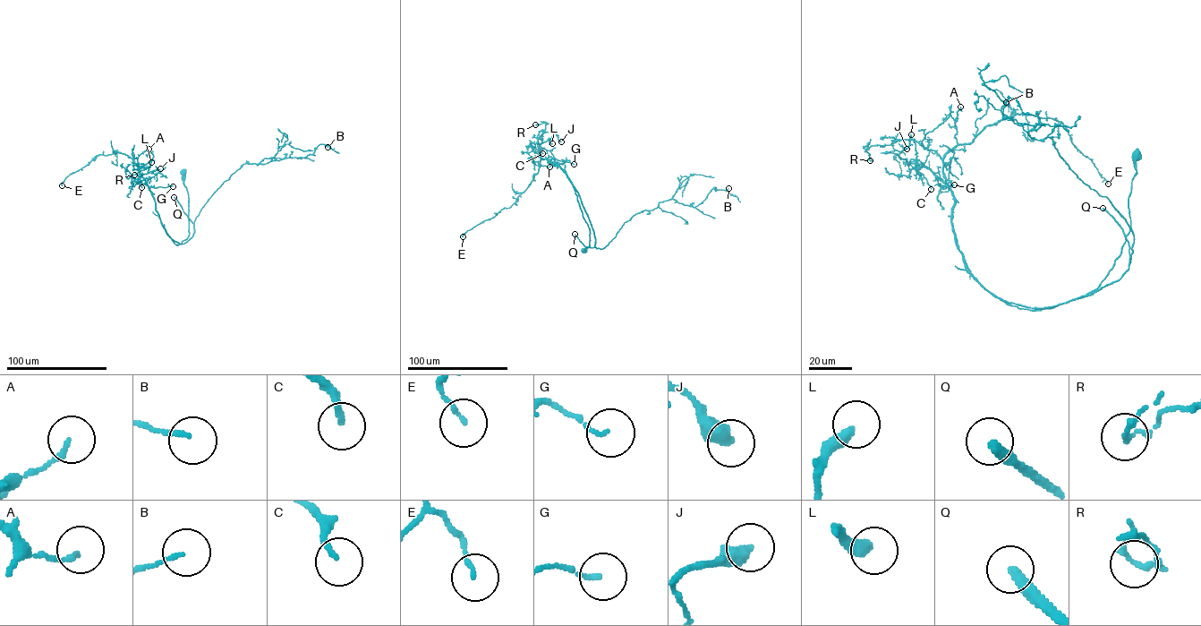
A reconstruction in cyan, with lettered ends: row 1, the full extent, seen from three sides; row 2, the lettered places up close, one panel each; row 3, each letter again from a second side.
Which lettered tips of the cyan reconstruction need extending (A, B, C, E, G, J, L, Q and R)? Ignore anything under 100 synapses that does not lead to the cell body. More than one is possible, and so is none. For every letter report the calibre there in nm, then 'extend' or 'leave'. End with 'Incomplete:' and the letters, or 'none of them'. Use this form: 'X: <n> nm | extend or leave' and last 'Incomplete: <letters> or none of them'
A: 150 nm | leave
B: 120 nm | leave
C: 180 nm | leave
E: 110 nm | leave
G: 100 nm | leave
J: 480 nm | leave
L: 380 nm | leave
Q: 320 nm | extend
R: 150 nm | leave
Incomplete: Q

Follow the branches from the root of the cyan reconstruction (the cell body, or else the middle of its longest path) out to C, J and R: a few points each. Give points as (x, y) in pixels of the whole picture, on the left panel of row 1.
C: (183, 173), (189, 199), (189, 235), (179, 244), (172, 241), (162, 225), (149, 189), (130, 174), (141, 187)
J: (183, 173), (189, 199), (189, 235), (176, 244), (161, 224), (151, 192), (137, 179), (139, 175), (160, 168)
R: (183, 173), (189, 199), (189, 235), (177, 244), (162, 225), (155, 200), (136, 165), (144, 167), (134, 175)

